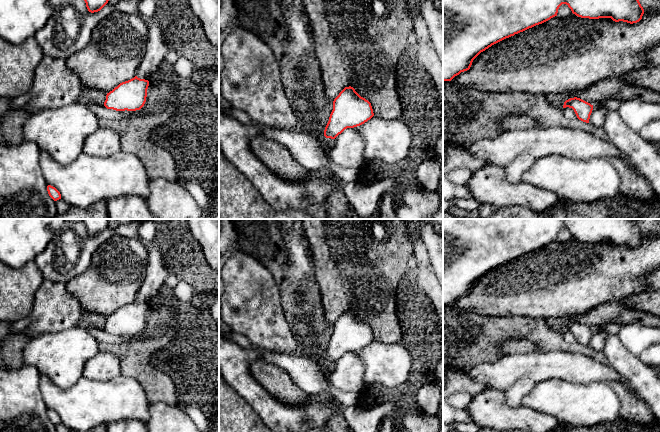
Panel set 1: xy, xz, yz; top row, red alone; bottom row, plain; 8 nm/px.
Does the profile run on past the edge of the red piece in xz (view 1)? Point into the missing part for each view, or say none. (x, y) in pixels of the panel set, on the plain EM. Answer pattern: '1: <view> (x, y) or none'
1: none

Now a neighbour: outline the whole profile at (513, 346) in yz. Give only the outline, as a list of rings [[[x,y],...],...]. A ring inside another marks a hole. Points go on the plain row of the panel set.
[[[510,339],[500,345],[501,356],[534,353],[537,351],[539,351],[538,347],[527,340]]]

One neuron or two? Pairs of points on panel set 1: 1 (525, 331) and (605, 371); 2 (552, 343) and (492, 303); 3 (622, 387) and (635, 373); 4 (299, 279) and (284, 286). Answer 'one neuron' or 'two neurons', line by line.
1: two neurons
2: two neurons
3: two neurons
4: two neurons

